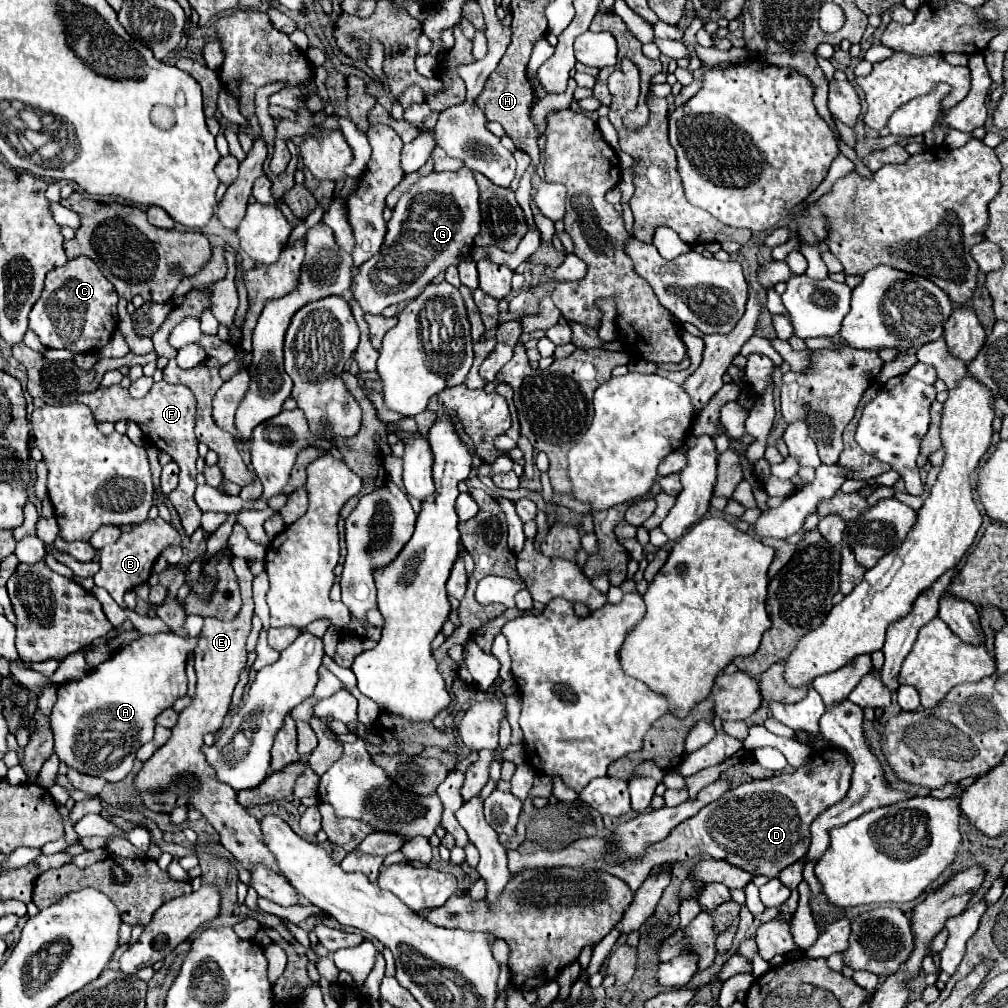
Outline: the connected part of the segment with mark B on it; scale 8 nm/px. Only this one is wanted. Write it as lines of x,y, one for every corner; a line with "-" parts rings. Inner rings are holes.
155,518
155,520
143,520
139,524
133,524
129,532
123,532
119,536
119,540
111,546
105,546
101,552
99,552
99,564
101,564
101,570
93,576
95,584
105,588
111,598
123,608
123,594
127,590
135,590
137,586
145,584
151,576
151,570
153,570
153,564
155,560
159,558
161,550
167,546
167,544
179,544
181,538
177,534
177,530
165,522
163,518

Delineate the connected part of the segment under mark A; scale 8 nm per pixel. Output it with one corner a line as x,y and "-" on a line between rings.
159,632
145,634
139,640
119,648
113,652
109,660
93,668
85,678
65,682
57,690
57,702
51,714
53,734
55,734
55,752
59,760
63,760
69,768
79,768
79,772
89,776
101,776
109,782
123,780
135,762
137,750
153,740
155,716
163,712
163,708
173,706
175,700
187,694
187,674
185,662
187,652
193,642
181,638
175,632

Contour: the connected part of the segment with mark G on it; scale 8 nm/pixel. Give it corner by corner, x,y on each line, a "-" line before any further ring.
467,166
457,172
431,172
419,178
395,204
379,254
357,268
355,298
363,312
381,314
391,304
419,296
447,266
469,258
479,224
479,186

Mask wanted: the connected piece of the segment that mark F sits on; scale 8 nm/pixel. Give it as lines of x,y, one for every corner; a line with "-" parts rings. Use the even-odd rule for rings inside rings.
165,380
153,384
151,392
145,398
131,398
129,390
123,386
109,386
109,388
97,388
95,392
87,392
77,398
81,404
87,404
95,412
97,422
119,422
119,420
135,420
147,440
157,446
159,450
165,450
177,464
179,464
179,486
169,494
169,502
175,506
175,510
181,516
181,524
187,536
191,536
201,526
201,510
195,504
195,462
199,458
197,454
197,438
193,434
195,424
195,396
185,386
167,384

